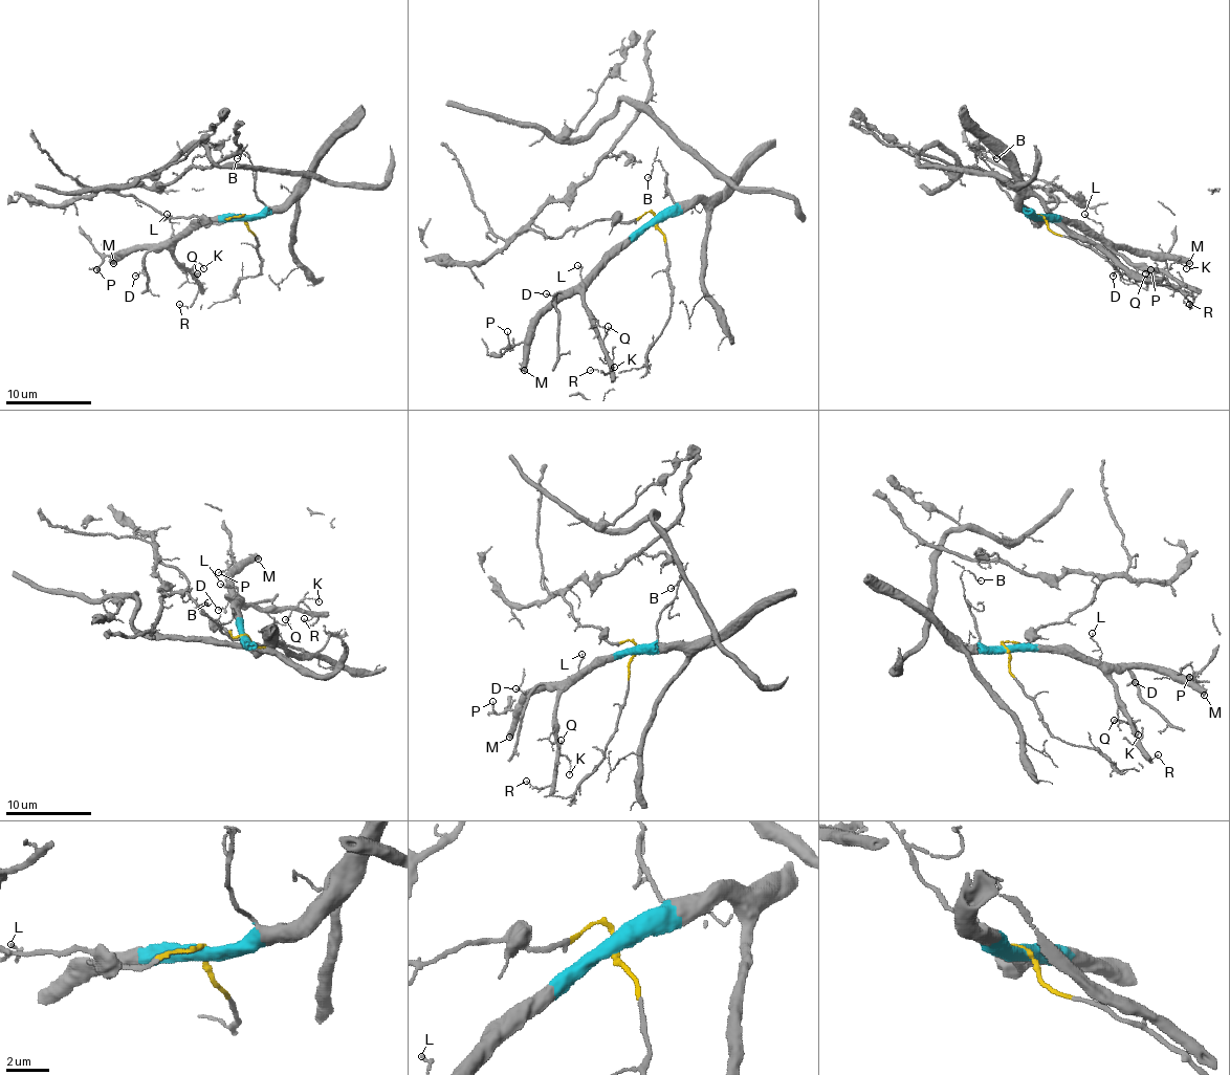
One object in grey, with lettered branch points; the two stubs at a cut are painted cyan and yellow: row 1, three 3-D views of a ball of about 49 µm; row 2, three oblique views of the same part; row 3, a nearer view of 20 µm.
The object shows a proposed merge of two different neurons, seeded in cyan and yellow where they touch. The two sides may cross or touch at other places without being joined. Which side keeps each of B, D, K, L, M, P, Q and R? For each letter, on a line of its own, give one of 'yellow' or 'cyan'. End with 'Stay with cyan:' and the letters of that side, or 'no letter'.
B: cyan
D: cyan
K: cyan
L: cyan
M: cyan
P: cyan
Q: cyan
R: cyan
Stay with cyan: B, D, K, L, M, P, Q, R

